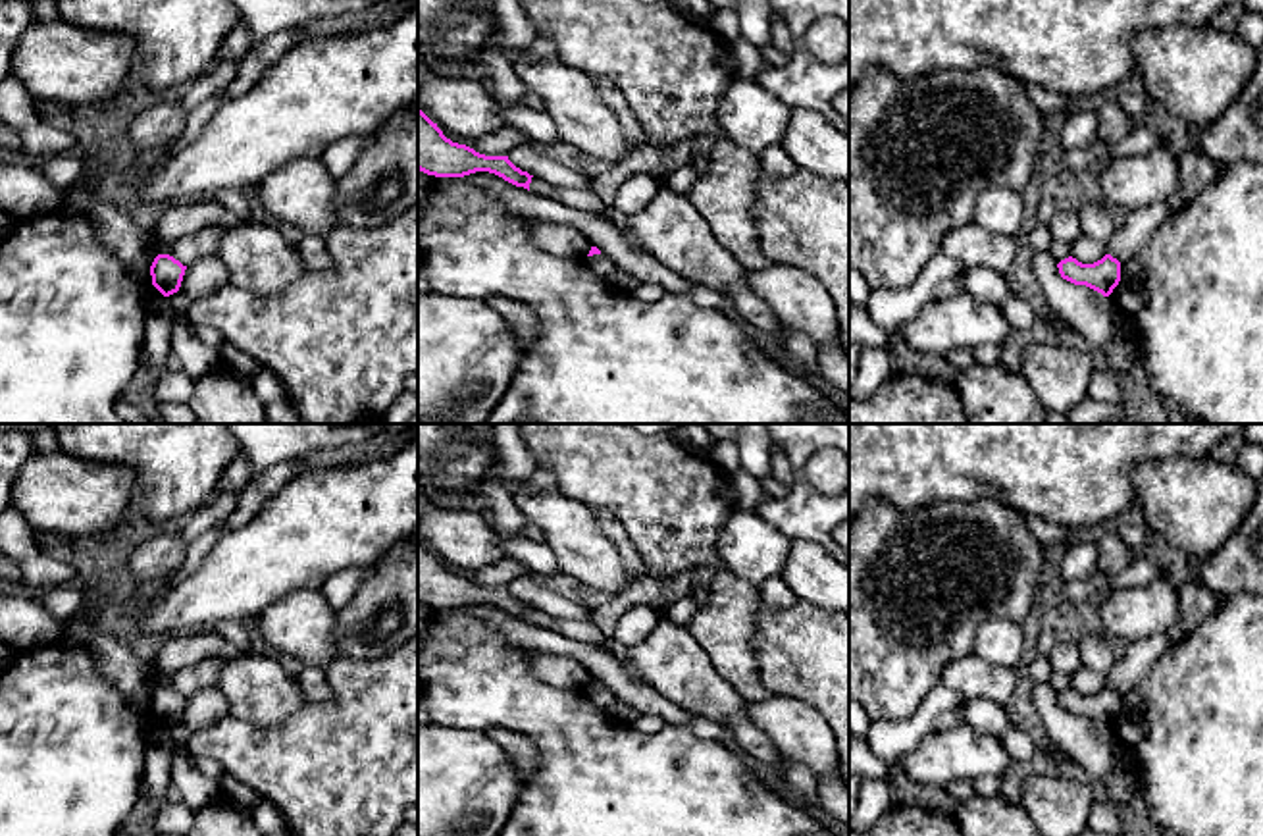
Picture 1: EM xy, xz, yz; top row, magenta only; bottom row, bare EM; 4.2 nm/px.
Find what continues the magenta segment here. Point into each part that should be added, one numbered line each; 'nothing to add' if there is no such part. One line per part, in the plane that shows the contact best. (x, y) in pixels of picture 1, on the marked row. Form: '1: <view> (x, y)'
nothing to add

